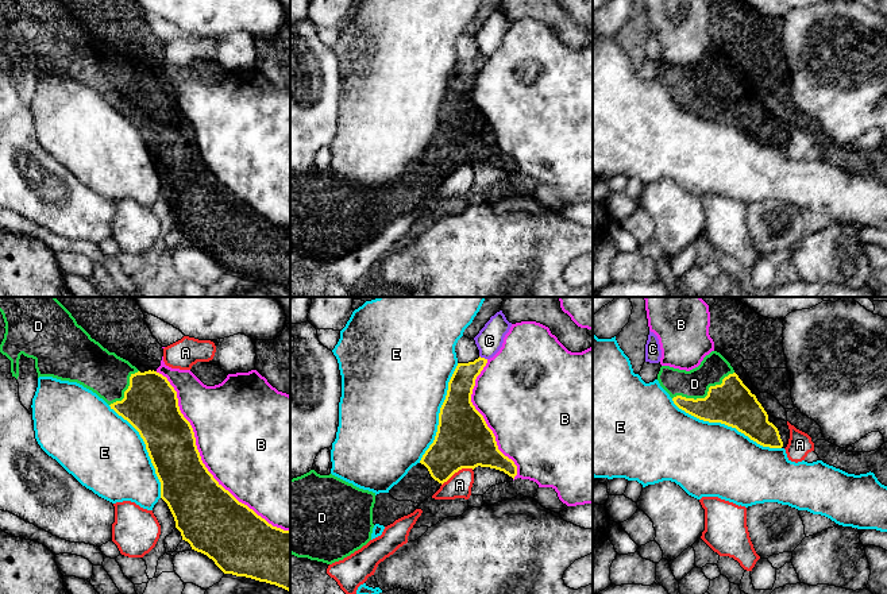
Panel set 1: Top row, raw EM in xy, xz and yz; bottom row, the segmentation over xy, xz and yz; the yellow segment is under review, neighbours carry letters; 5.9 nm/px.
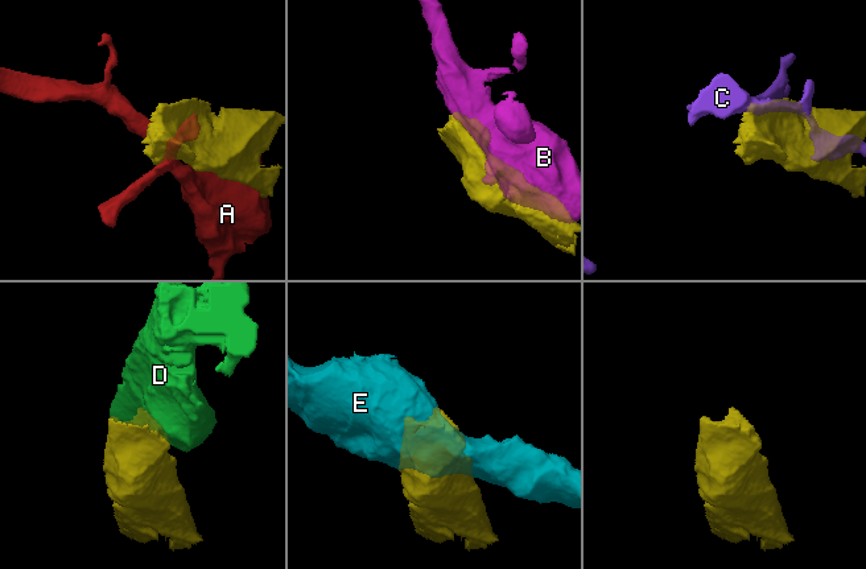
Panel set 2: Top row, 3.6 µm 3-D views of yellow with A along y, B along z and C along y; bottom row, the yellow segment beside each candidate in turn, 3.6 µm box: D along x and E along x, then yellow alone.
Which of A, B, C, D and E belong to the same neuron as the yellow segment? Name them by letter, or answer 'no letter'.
D

